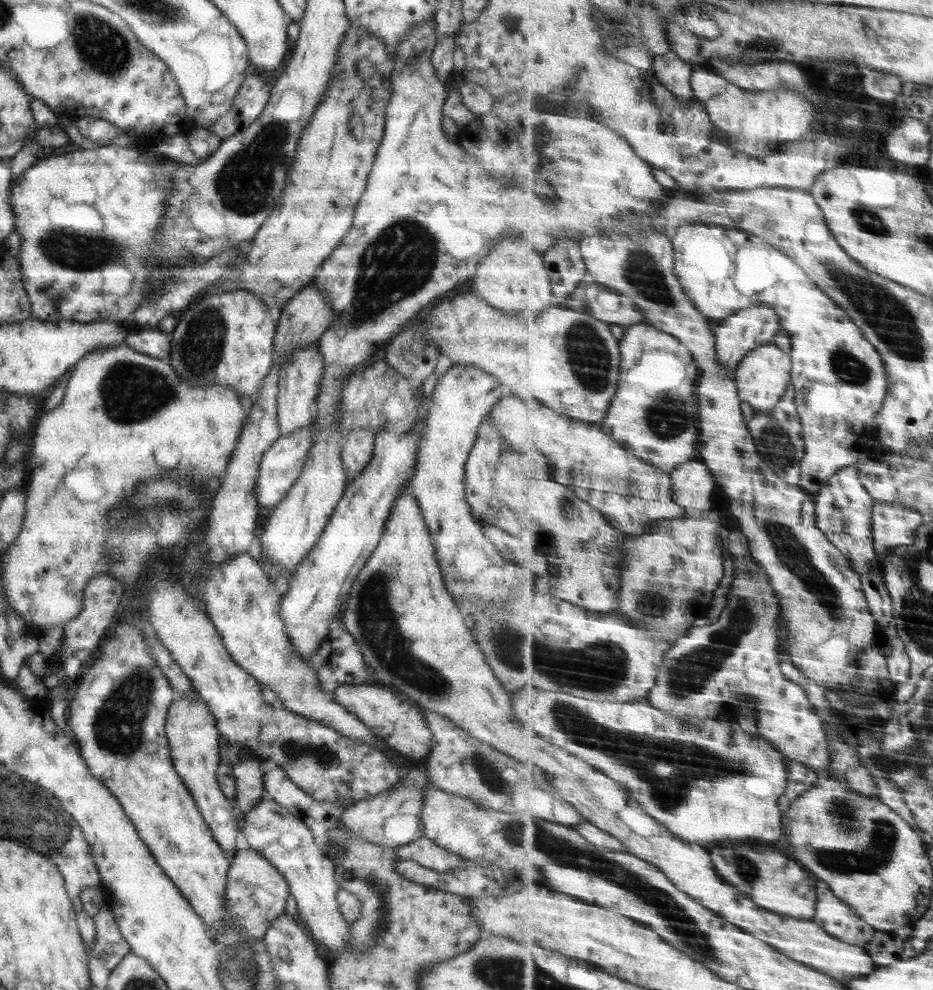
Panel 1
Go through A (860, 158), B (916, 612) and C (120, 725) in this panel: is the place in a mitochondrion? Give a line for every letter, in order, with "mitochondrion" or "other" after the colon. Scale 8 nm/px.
A: other
B: mitochondrion
C: mitochondrion

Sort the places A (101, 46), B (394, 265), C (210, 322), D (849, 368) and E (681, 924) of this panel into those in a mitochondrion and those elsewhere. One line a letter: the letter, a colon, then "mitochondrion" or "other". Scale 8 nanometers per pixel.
A: mitochondrion
B: mitochondrion
C: mitochondrion
D: mitochondrion
E: mitochondrion

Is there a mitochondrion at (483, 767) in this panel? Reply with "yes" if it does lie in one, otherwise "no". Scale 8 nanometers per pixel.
yes

